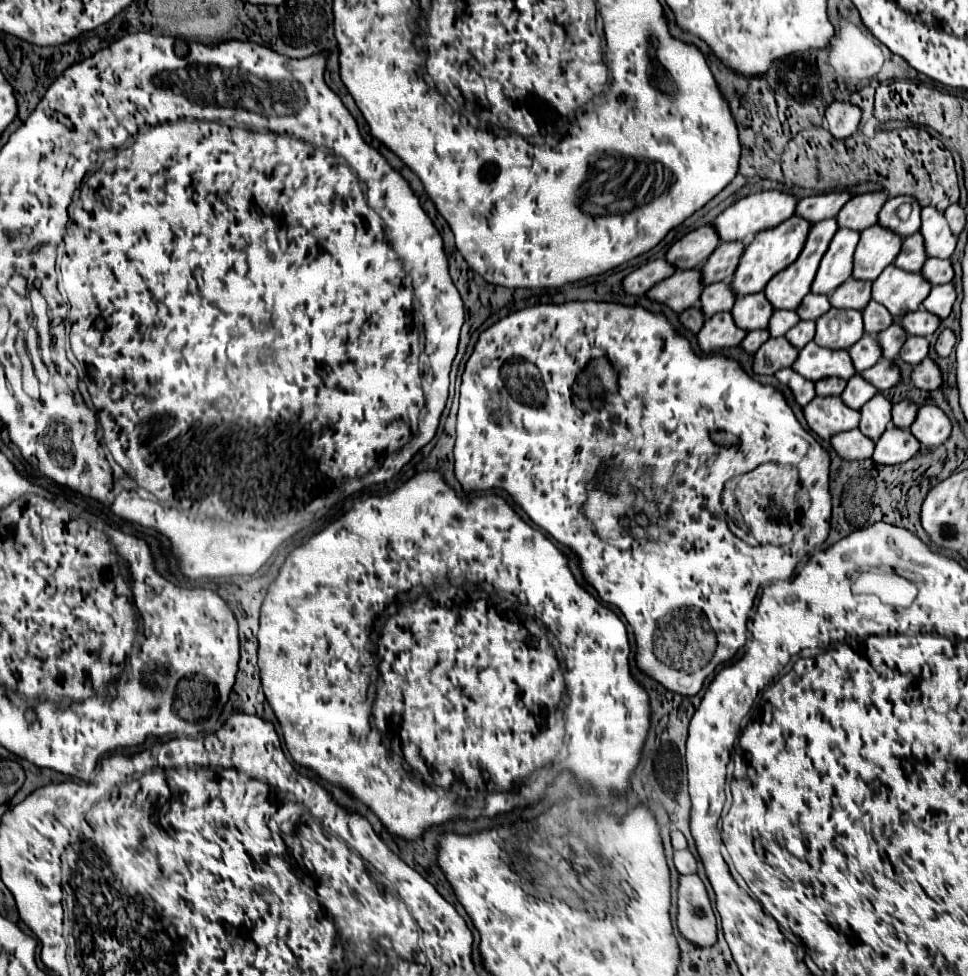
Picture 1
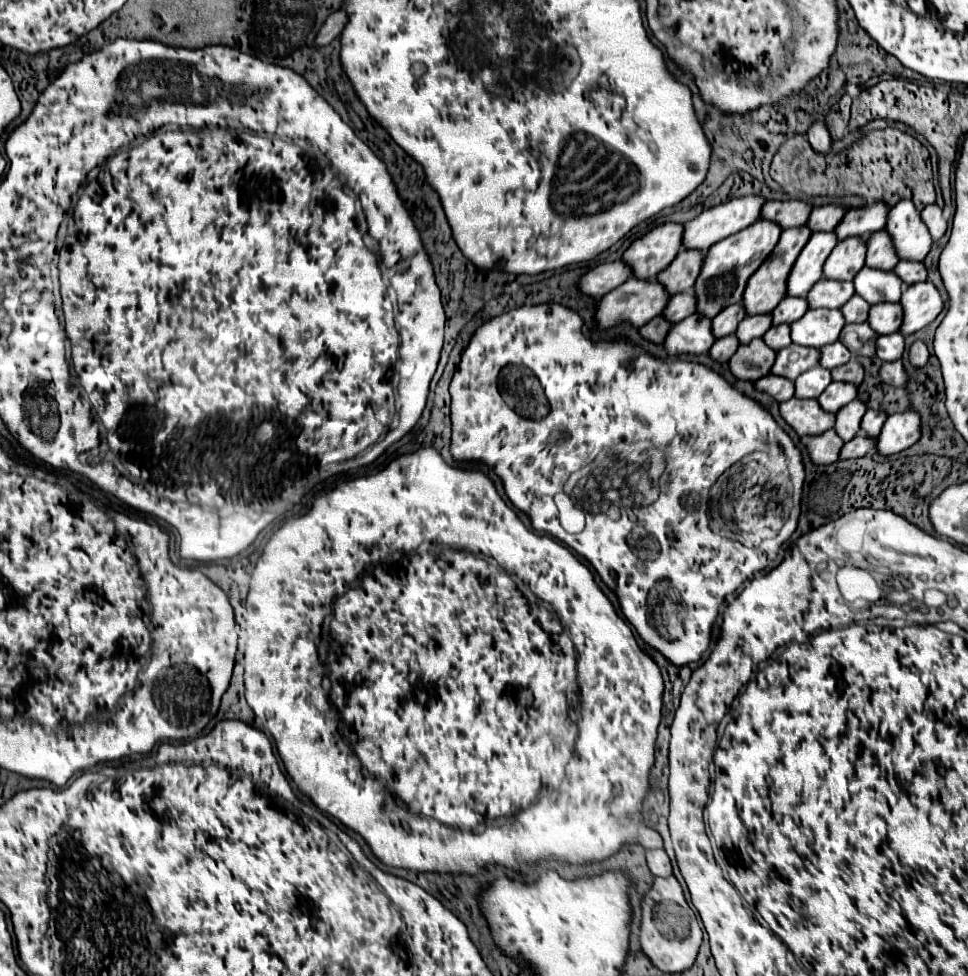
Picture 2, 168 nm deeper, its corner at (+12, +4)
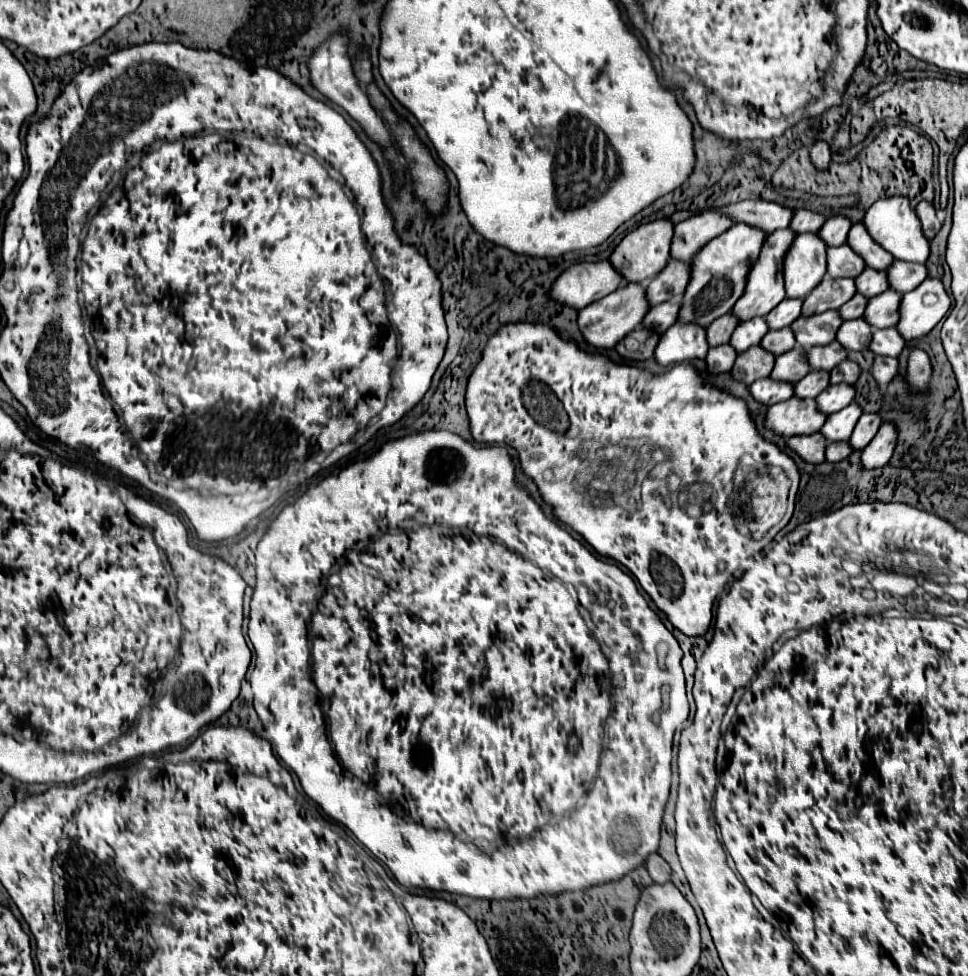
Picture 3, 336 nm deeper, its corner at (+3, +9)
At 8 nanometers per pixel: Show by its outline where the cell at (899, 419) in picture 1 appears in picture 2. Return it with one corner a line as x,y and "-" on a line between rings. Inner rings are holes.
867,410
867,414
863,416
863,422
861,422
861,428
867,432
867,436
877,438
881,434
885,420
887,420
887,414
883,414
879,410

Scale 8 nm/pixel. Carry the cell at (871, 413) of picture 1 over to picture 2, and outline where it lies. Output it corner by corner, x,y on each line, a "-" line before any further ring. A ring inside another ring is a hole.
855,398
853,402
849,402
847,406
843,406
837,412
837,422
835,422
835,430
837,434
849,442
851,438
855,438
855,434
861,428
861,418
867,412
867,404
863,404
863,400

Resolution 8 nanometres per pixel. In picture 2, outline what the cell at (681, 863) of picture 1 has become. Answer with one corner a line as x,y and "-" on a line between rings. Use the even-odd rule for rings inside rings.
647,850
647,864
649,864
649,870
653,872
653,876
671,876
673,874
671,860
665,850

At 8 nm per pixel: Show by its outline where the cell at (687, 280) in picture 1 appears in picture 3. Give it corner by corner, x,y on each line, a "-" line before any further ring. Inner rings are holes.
622,285
600,301
590,303
578,313
578,327
584,341
596,349
612,349
618,341
622,341
630,331
634,331
644,319
644,311
648,311
648,301
644,301
642,285

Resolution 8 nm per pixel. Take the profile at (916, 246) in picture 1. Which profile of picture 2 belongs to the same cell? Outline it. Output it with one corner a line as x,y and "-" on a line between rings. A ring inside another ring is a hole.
879,230
879,234
871,234
871,242
867,242
867,266
879,270
893,270
899,264
899,256
891,242
887,230

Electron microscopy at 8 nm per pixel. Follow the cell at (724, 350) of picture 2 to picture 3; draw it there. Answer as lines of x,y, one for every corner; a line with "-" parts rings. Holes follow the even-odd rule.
720,345
716,349
710,349
706,355
706,367
710,375
720,375
720,373
728,373
734,365
736,359
736,351
730,345

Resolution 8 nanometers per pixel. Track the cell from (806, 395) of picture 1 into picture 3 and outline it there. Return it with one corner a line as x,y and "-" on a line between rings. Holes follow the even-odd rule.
760,379
760,381
754,381
750,387
748,387
750,395
762,403
762,405
774,405
774,403
780,403
780,401
786,401
794,395
794,385
792,383
786,383
786,381
772,381
772,379

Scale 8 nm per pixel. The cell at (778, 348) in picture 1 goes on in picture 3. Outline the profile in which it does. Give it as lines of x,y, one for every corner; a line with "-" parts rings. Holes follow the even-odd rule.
756,345
756,347
752,347
736,357
736,363
734,363
730,373
732,373
734,381
750,385
752,381
768,377
772,367
774,367
774,355
764,353
764,349
760,349

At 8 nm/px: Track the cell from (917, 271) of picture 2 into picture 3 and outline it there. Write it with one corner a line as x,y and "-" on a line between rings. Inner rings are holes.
892,261
892,265
886,271
886,277
888,277
890,289
904,295
904,293
916,289
926,279
926,267
912,265
906,261

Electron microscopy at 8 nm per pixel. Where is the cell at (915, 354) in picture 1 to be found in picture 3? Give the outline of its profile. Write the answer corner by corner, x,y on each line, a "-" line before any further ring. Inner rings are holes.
890,327
890,329
876,329
872,333
870,349
874,351
874,355
898,357
900,351
904,349
904,339
900,337
900,333
894,327

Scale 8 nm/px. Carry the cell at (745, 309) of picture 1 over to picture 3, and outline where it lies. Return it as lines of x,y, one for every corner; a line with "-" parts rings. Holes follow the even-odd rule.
730,313
720,317
720,321
714,321
712,325
708,325
708,329
706,329
706,341
708,341
708,345
710,347
718,347
718,345
728,343
732,331
736,329
736,325
738,325
738,321

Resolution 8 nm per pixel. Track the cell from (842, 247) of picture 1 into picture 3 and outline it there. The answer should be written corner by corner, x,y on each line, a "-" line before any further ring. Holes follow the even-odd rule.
816,233
796,235
784,255
786,297
804,299
826,275
826,245

